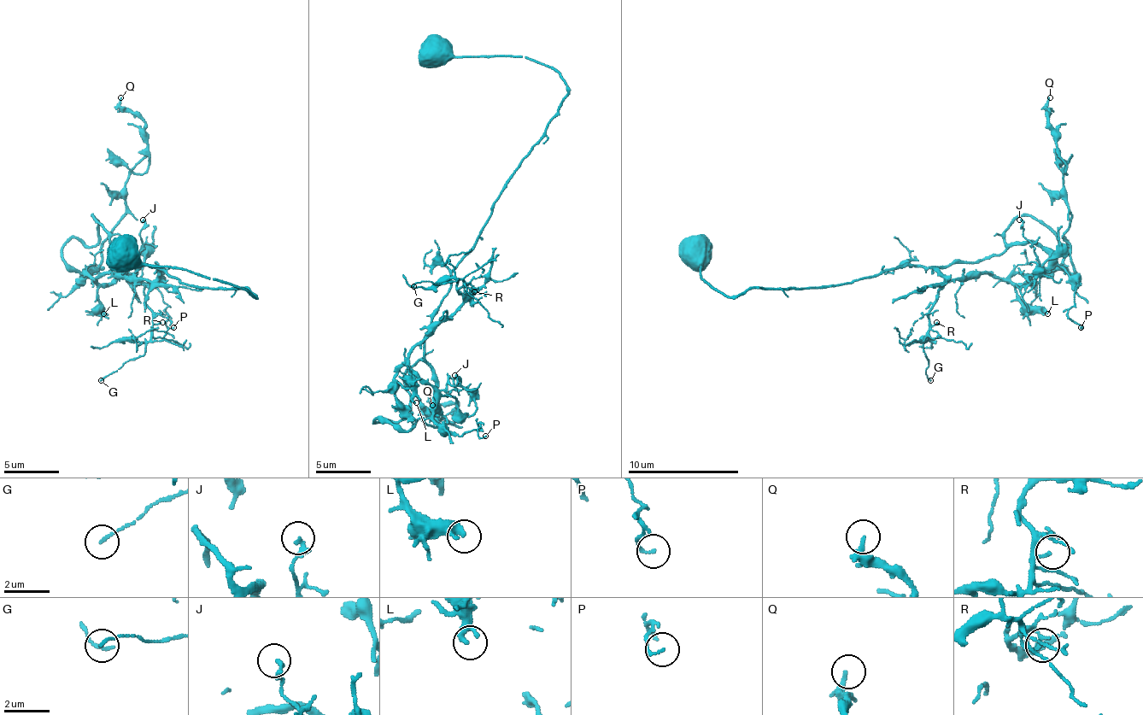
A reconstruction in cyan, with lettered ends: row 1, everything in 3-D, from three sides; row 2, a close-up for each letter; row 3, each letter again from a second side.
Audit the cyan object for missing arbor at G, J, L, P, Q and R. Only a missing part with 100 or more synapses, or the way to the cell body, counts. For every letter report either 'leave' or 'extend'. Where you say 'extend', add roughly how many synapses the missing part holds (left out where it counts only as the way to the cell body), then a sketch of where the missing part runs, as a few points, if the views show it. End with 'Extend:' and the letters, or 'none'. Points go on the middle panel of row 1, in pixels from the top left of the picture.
G: leave
J: leave
L: leave
P: leave
Q: leave
R: leave
Extend: none

